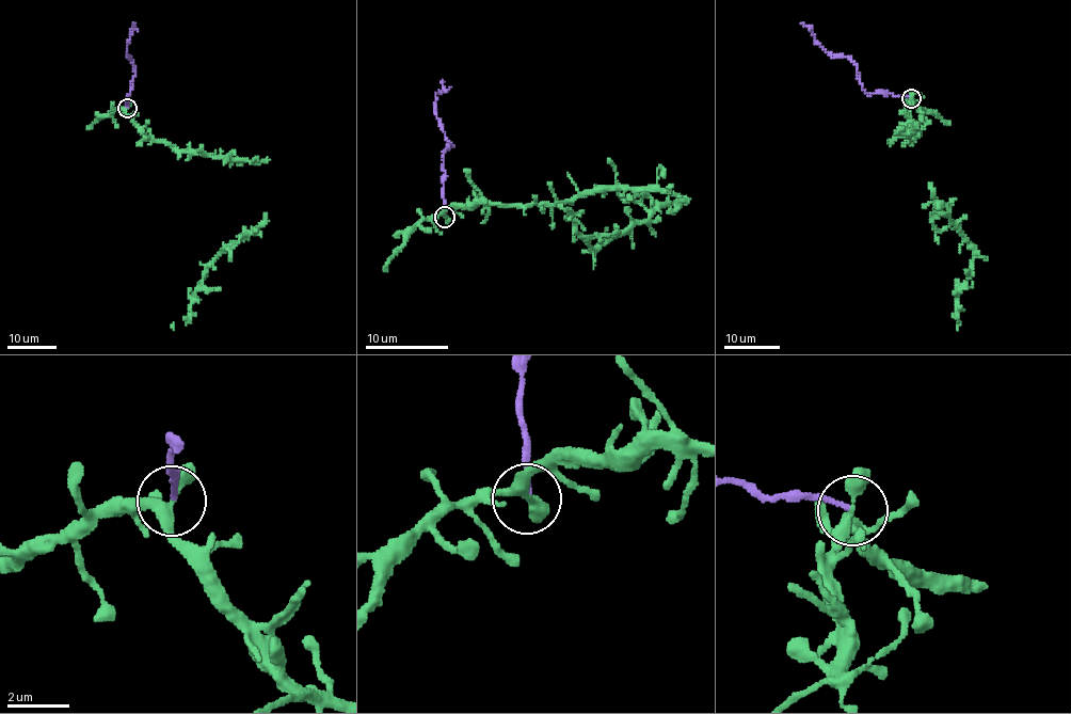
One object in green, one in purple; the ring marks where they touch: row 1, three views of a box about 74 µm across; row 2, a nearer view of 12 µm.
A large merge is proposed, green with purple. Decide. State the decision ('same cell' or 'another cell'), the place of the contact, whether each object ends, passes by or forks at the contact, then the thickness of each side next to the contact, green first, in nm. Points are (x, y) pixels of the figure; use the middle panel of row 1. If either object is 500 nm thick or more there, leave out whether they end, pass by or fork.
another cell; place (444, 217); green forks; purple ends; calibres 300 and 150 nm

